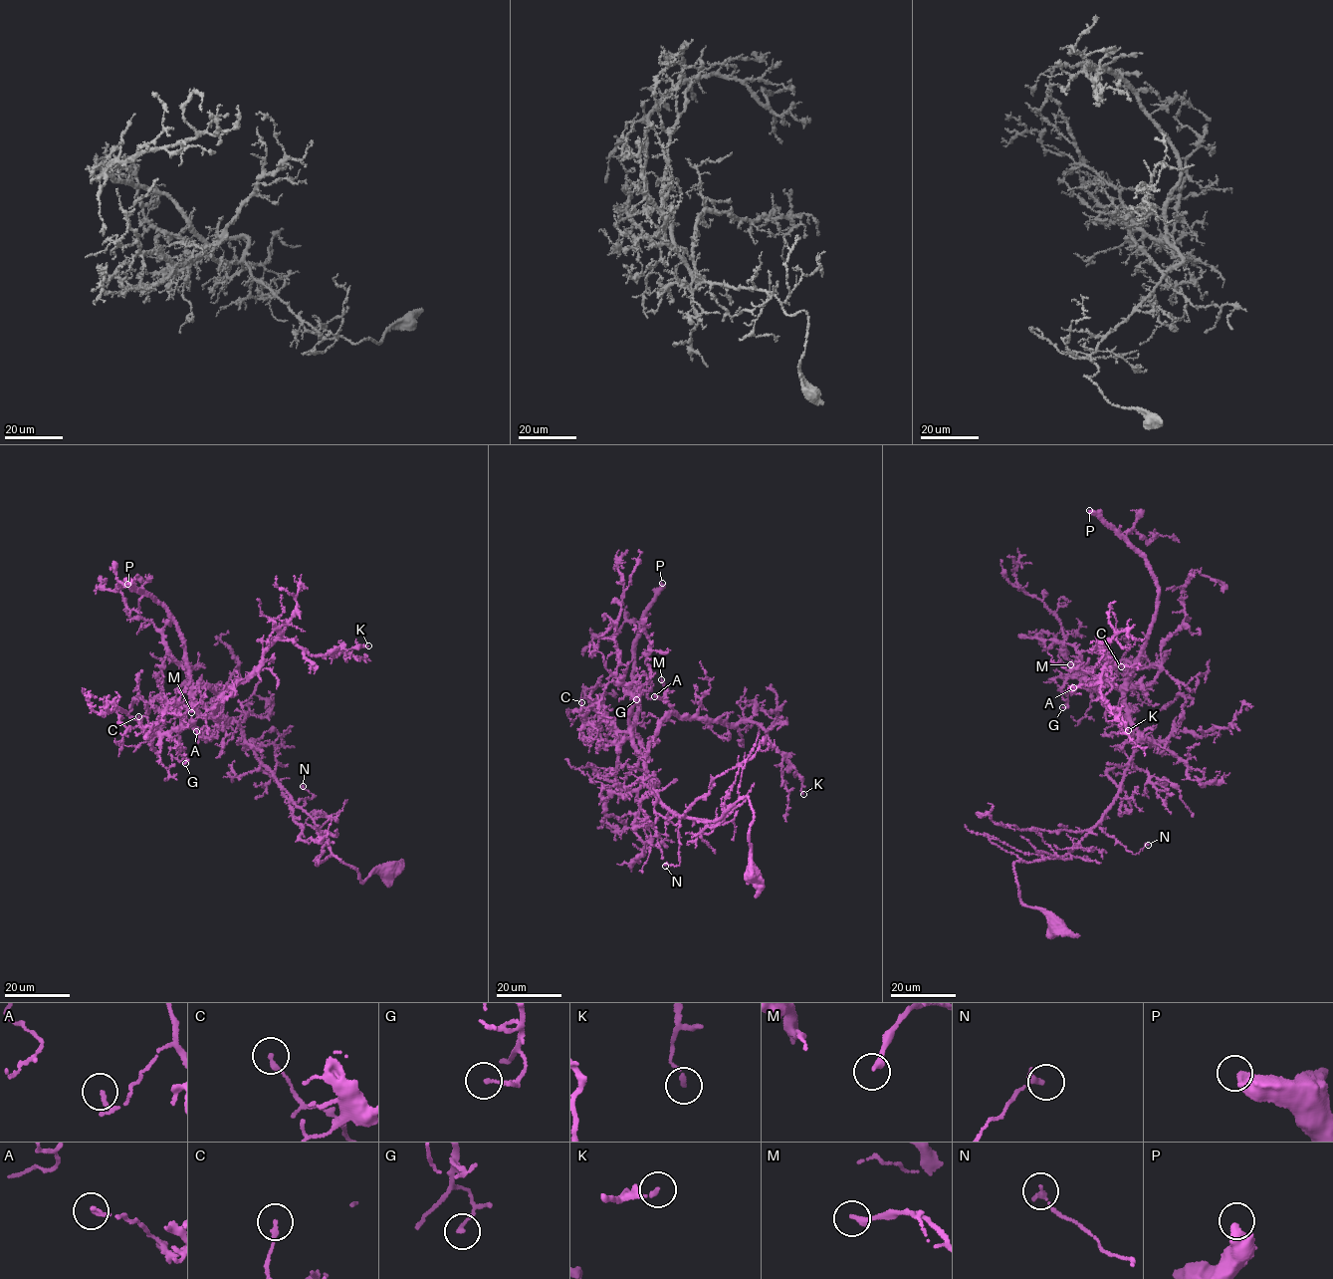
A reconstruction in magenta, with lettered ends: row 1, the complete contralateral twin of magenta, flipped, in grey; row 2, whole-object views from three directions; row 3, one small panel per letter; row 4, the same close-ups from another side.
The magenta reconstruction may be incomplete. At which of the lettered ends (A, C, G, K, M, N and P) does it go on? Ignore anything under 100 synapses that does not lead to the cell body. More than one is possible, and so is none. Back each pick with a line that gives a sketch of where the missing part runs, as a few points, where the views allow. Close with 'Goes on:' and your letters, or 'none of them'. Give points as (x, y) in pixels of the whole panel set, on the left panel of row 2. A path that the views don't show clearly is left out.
Goes on: P

